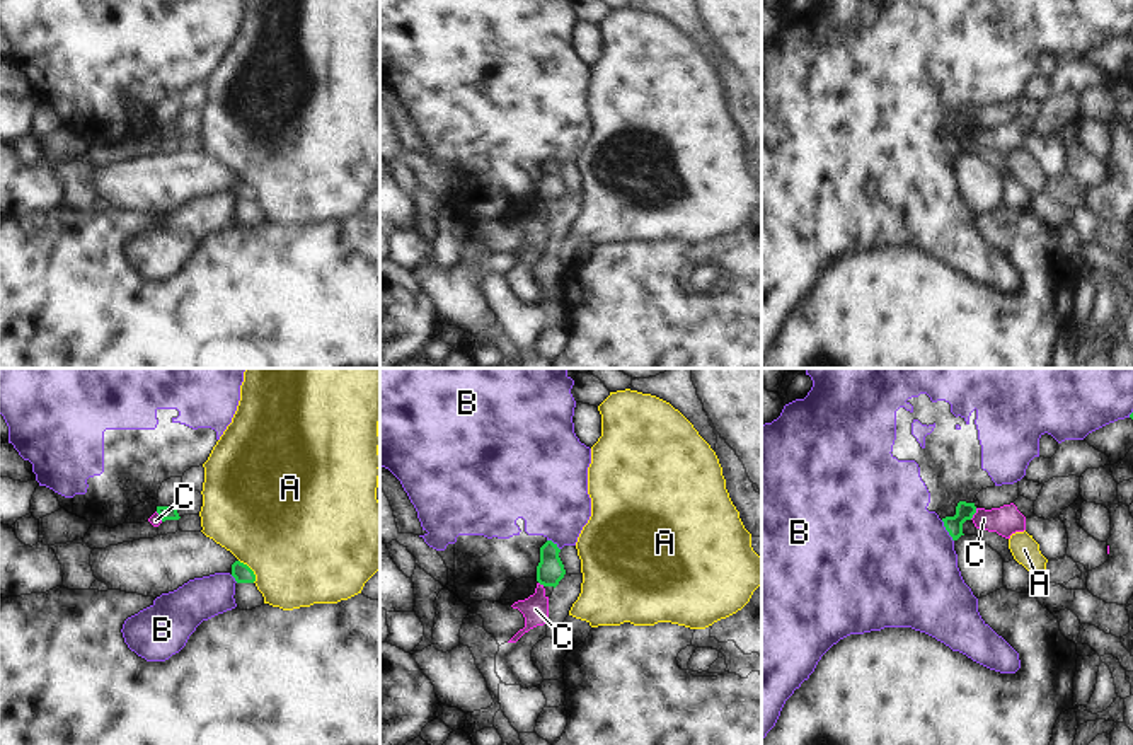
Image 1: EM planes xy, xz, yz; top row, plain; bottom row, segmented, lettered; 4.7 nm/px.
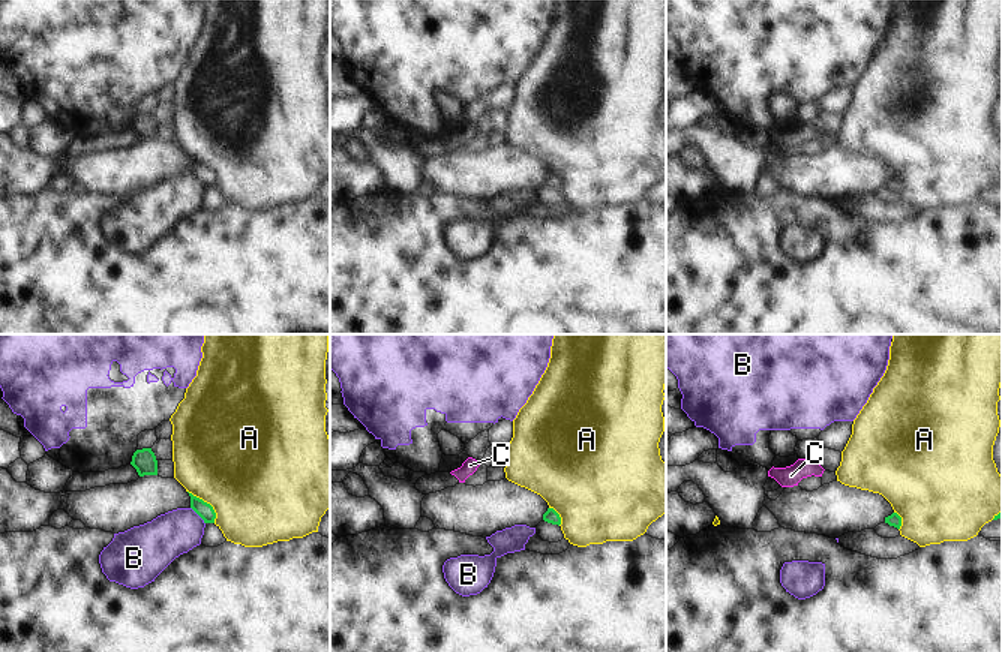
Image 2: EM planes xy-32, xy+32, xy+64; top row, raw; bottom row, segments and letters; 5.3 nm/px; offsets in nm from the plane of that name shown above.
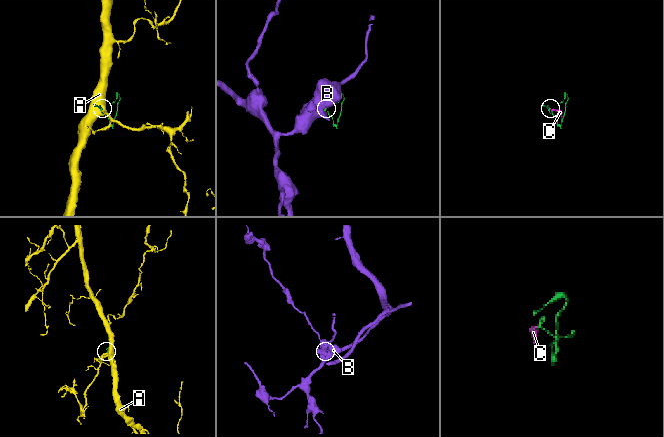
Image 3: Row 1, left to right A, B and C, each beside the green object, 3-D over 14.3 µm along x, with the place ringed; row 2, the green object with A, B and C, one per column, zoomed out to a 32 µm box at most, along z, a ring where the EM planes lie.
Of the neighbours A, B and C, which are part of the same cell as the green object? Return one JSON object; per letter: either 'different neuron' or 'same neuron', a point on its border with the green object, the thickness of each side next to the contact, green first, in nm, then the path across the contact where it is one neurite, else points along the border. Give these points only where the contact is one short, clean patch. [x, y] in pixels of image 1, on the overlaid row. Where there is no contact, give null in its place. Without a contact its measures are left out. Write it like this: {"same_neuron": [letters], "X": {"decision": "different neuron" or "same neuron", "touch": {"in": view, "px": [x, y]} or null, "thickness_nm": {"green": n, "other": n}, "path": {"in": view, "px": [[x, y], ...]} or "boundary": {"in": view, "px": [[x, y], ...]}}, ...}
{"same_neuron": [], "A": {"decision": "different neuron", "touch": {"in": "xy", "px": [251, 570]}, "thickness_nm": {"green": 90, "other": 500}}, "B": {"decision": "different neuron", "touch": {"in": "yz", "px": [946, 529]}, "thickness_nm": {"green": 80, "other": 500}}, "C": {"decision": "different neuron", "touch": {"in": "yz", "px": [975, 512]}, "thickness_nm": {"green": 80, "other": 140}, "boundary": {"in": "yz", "px": [[977, 508], [970, 519]]}}}

